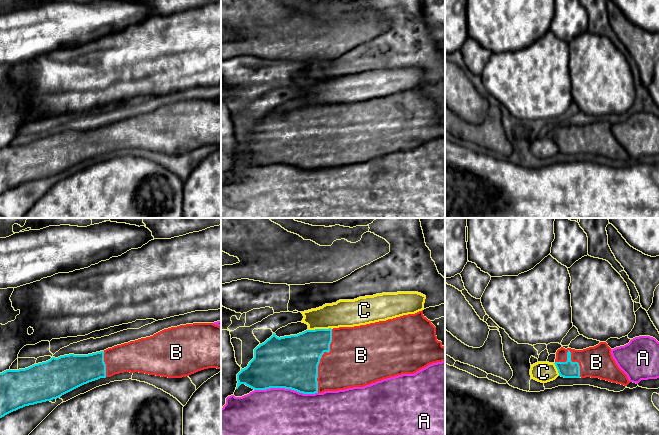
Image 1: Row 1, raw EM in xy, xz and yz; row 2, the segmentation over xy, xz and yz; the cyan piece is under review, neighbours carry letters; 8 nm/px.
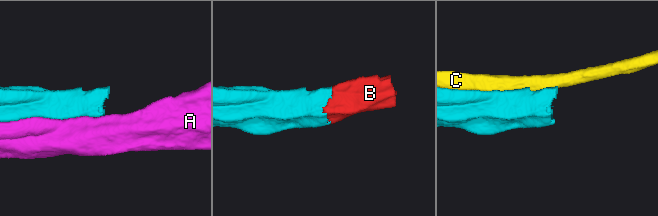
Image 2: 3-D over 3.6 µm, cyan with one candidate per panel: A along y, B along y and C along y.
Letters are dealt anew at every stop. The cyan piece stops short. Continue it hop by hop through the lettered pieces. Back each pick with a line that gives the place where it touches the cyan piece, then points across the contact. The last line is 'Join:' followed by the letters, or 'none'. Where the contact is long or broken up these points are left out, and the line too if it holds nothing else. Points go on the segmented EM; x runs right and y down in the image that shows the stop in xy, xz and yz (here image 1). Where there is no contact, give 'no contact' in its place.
B: xz (320, 358)
Join: B

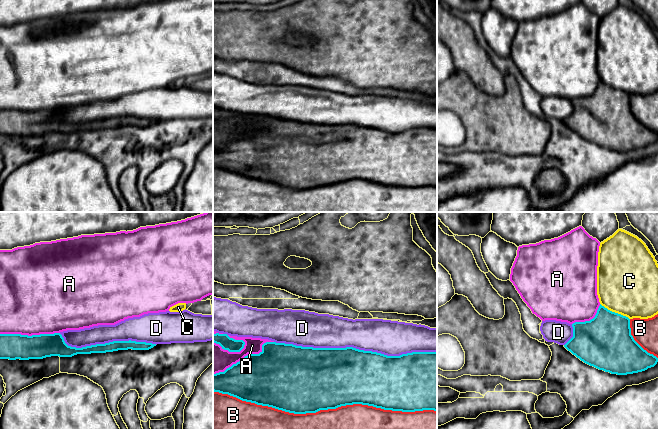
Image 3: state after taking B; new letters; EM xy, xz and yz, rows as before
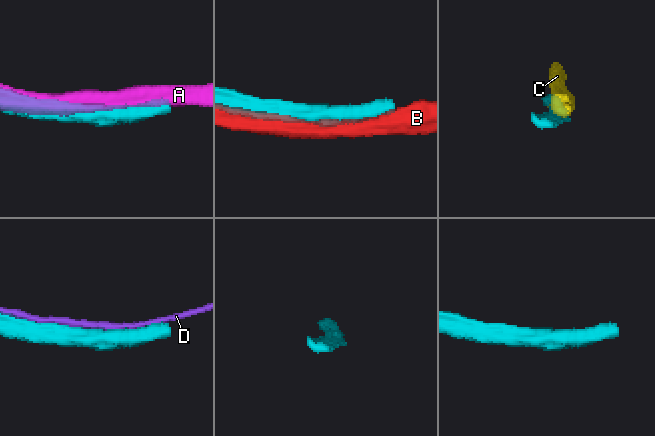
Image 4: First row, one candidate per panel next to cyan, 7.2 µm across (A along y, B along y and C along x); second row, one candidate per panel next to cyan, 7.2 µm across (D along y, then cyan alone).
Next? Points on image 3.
Join: none

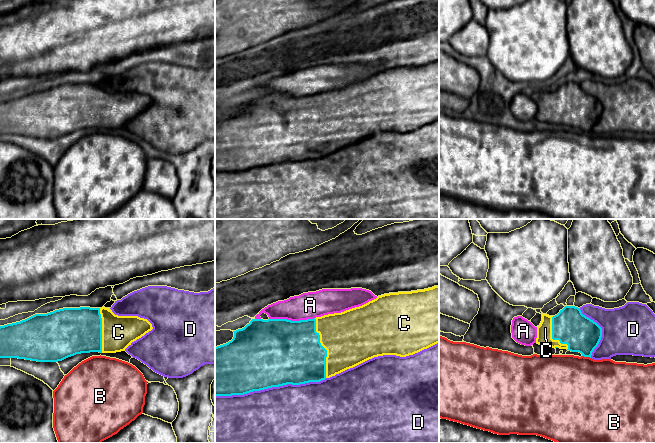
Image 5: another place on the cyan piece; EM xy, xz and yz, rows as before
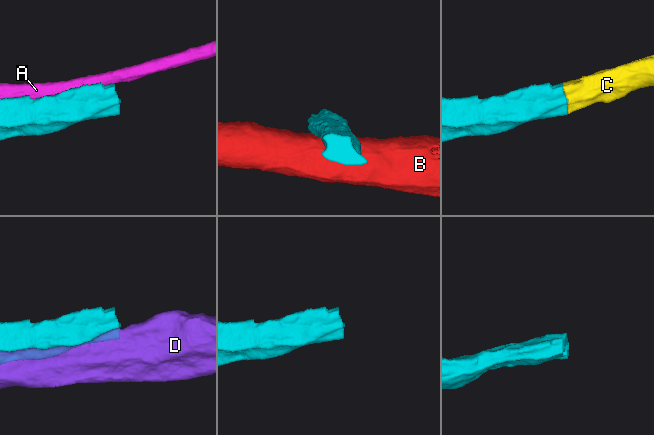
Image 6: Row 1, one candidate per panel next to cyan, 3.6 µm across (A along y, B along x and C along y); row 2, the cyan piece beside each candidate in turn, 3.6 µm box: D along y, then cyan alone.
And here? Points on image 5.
C: xz (324, 348)
Join: C

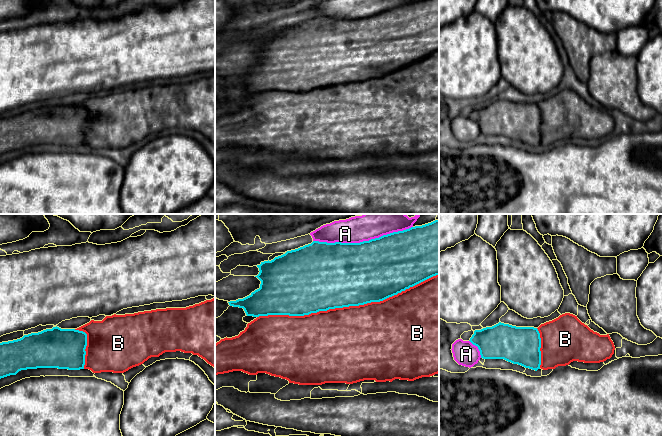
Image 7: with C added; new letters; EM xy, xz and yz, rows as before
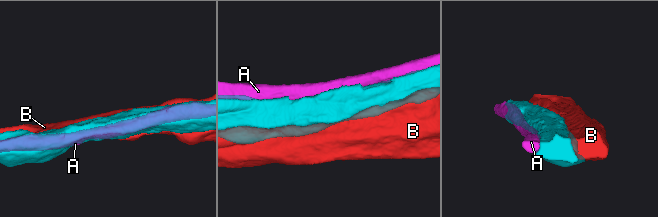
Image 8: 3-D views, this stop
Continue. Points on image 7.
Join: none

